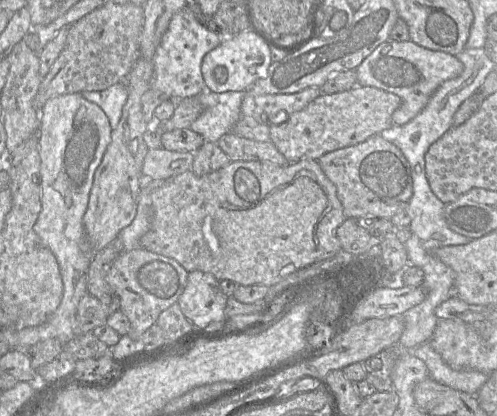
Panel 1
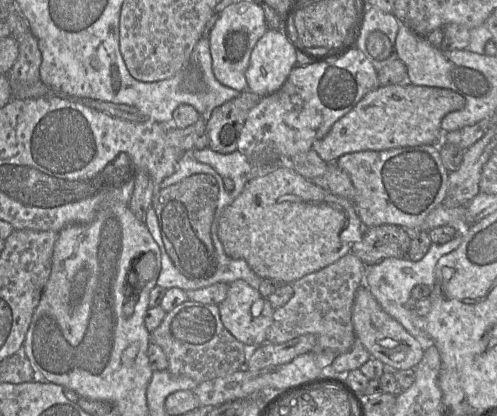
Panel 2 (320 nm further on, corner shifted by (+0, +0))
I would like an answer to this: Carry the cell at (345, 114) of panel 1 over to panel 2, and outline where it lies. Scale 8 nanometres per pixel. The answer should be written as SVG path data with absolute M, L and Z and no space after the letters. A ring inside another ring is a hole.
M410 83L379 87L336 121L325 137L313 143L312 149L327 163L336 163L347 153L438 144L443 133L447 133L441 128L442 119L450 112L462 110L465 103L463 96L449 89Z

